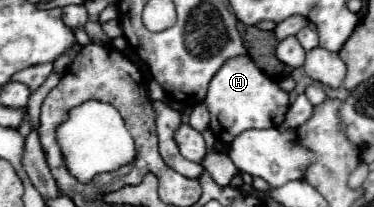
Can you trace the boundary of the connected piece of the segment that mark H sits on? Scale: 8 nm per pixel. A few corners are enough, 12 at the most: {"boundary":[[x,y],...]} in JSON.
{"boundary":[[247,56],[229,58],[205,104],[217,138],[281,126],[289,94]]}

